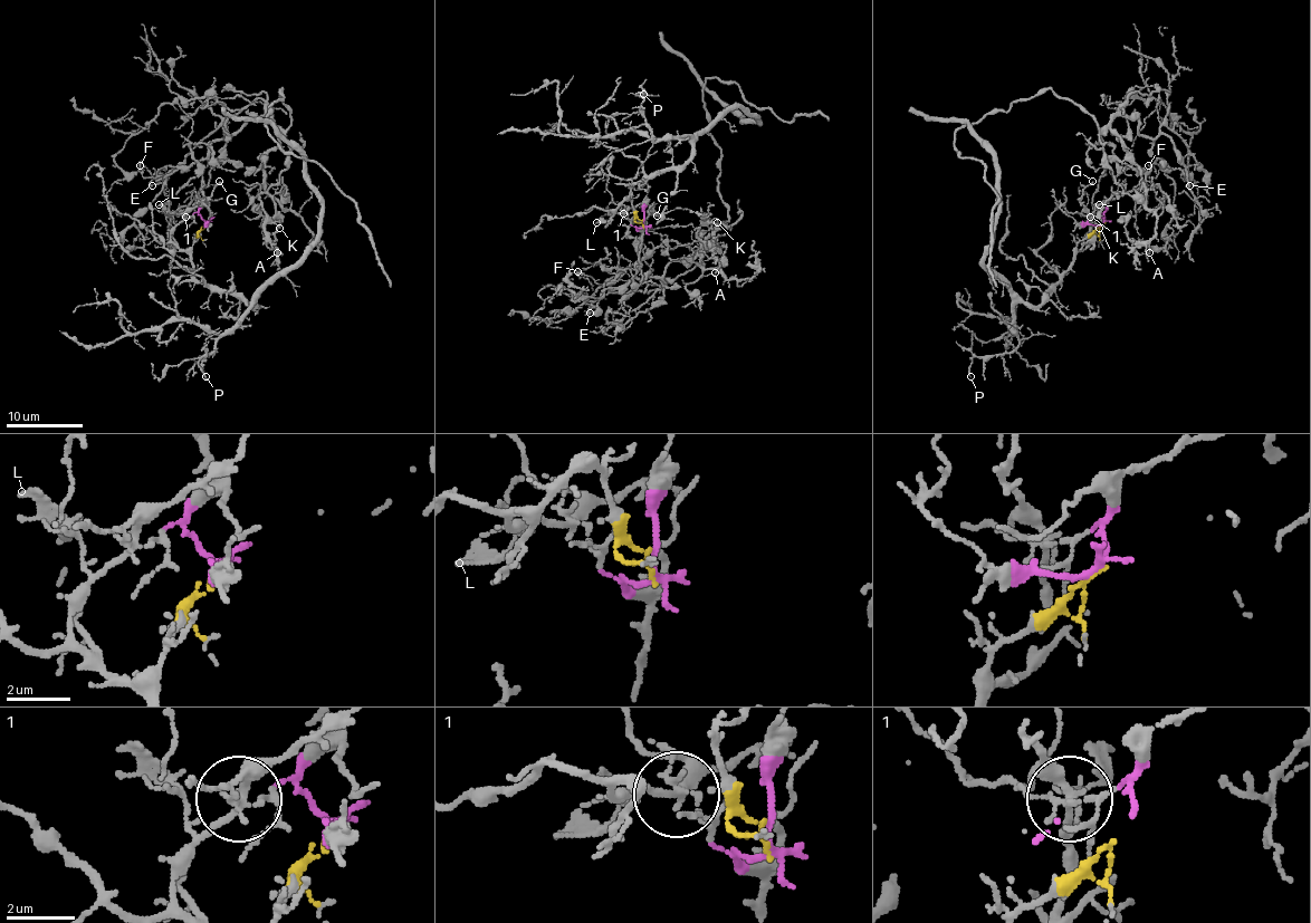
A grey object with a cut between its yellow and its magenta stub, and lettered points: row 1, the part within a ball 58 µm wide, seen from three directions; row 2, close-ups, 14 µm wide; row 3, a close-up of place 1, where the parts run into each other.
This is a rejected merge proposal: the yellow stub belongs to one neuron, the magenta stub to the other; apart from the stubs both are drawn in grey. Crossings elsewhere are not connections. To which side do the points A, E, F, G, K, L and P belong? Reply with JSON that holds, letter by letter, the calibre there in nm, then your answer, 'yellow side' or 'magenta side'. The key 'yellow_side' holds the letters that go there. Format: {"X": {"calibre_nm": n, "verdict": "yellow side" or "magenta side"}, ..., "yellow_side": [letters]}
{"A": {"calibre_nm": 150, "verdict": "magenta side"}, "E": {"calibre_nm": 130, "verdict": "magenta side"}, "F": {"calibre_nm": 90, "verdict": "magenta side"}, "G": {"calibre_nm": 120, "verdict": "yellow side"}, "K": {"calibre_nm": 120, "verdict": "magenta side"}, "L": {"calibre_nm": 130, "verdict": "yellow side"}, "P": {"calibre_nm": 120, "verdict": "yellow side"}, "yellow_side": ["G", "L", "P"]}

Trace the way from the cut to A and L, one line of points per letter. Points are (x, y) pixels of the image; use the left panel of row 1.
A: (207, 224), (199, 164), (208, 147), (268, 116), (289, 161), (274, 195), (277, 252)
L: (207, 224), (194, 243), (181, 249), (170, 238), (173, 217), (158, 204)

